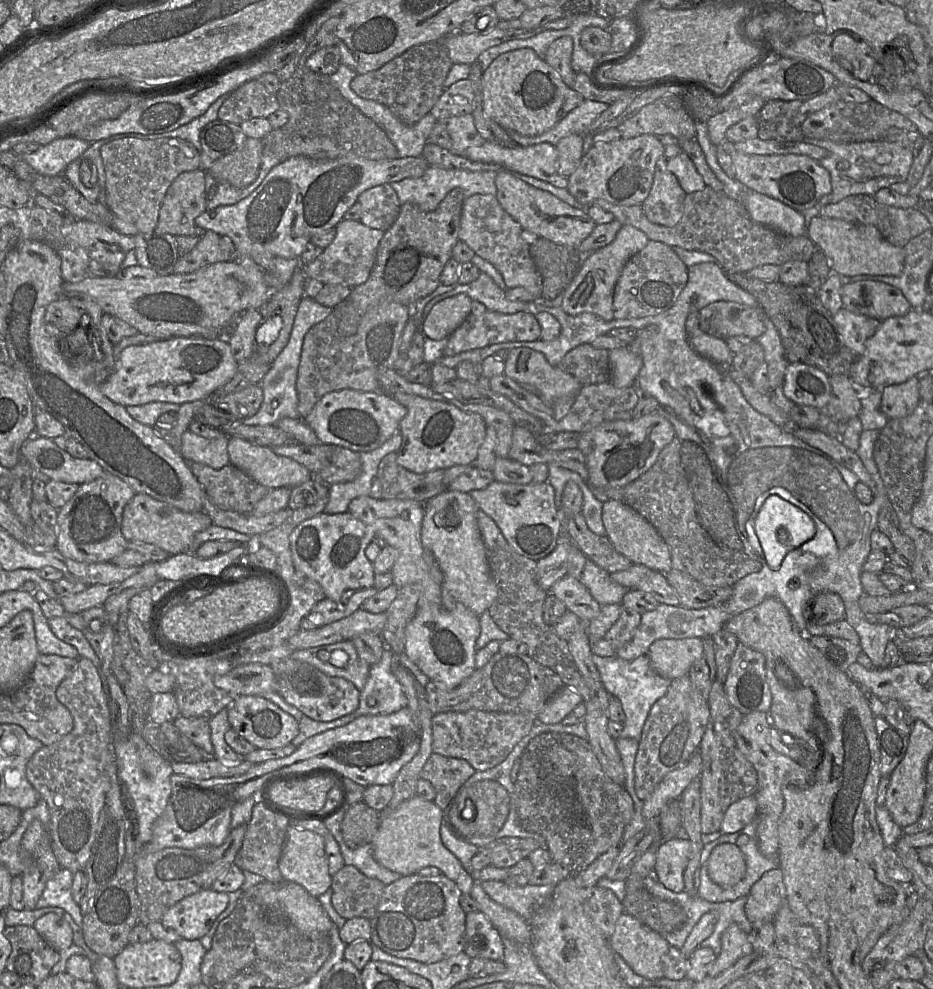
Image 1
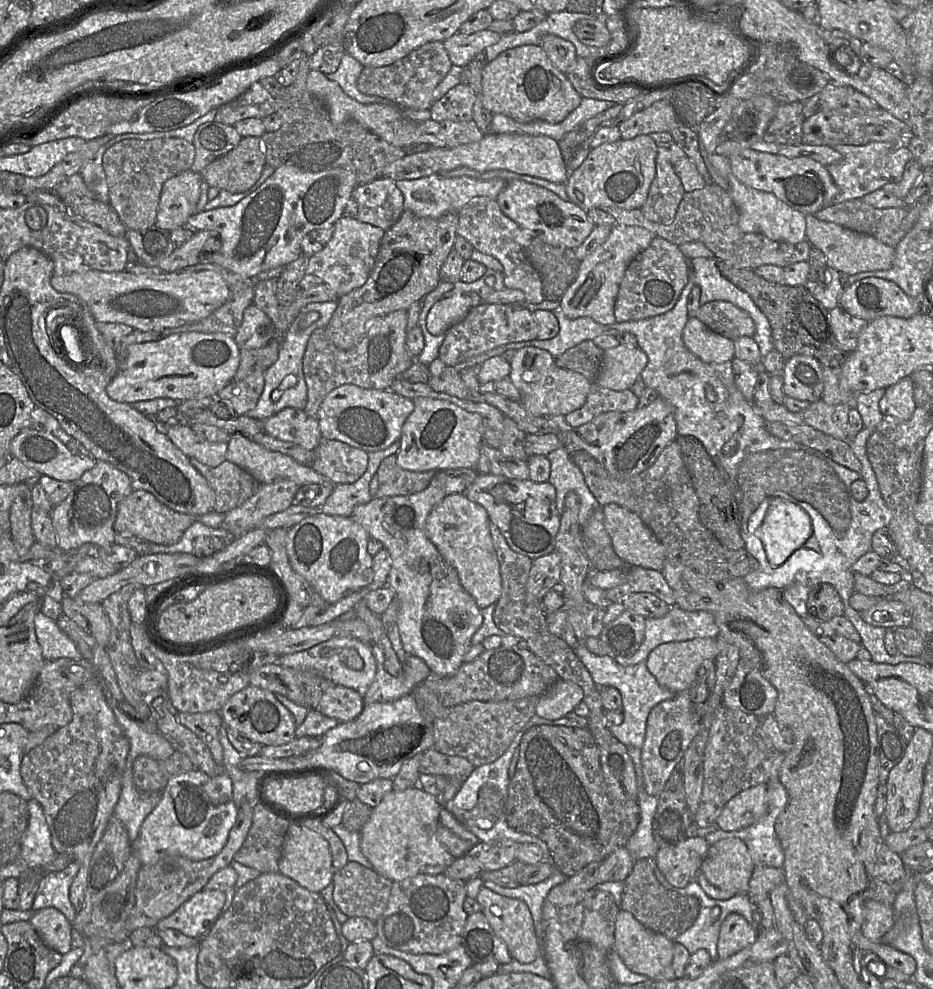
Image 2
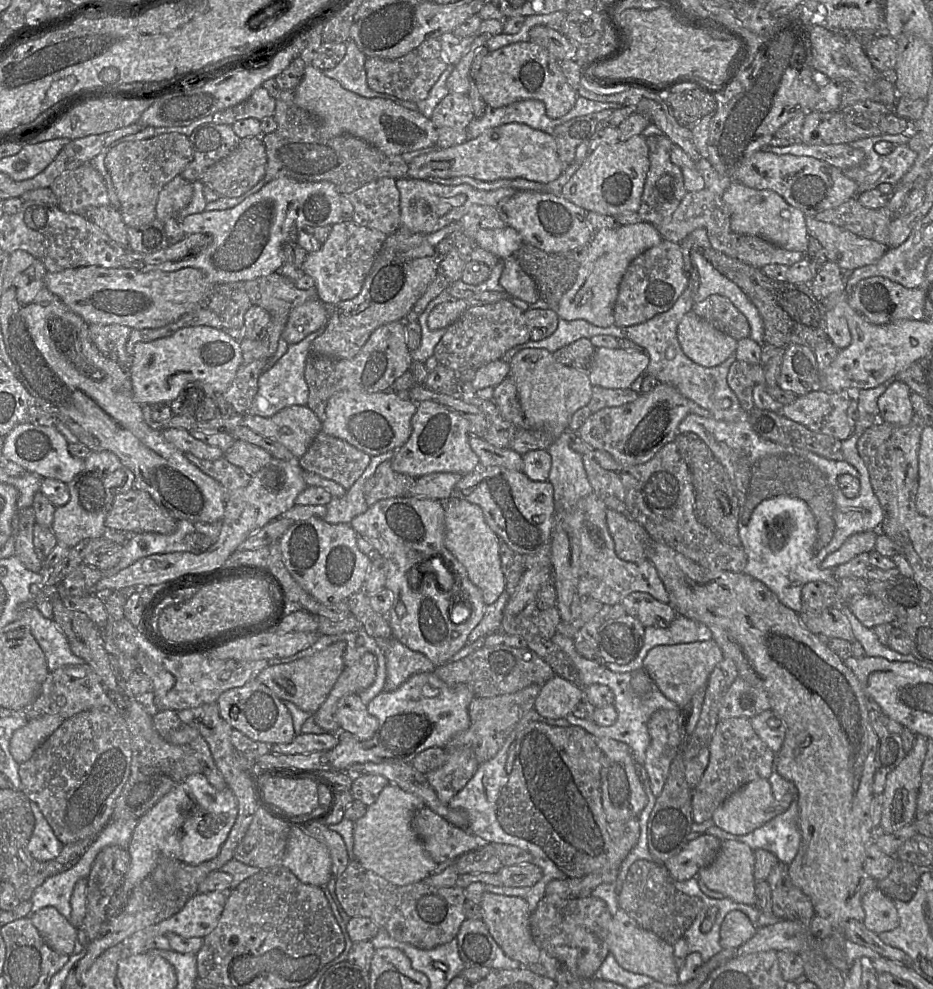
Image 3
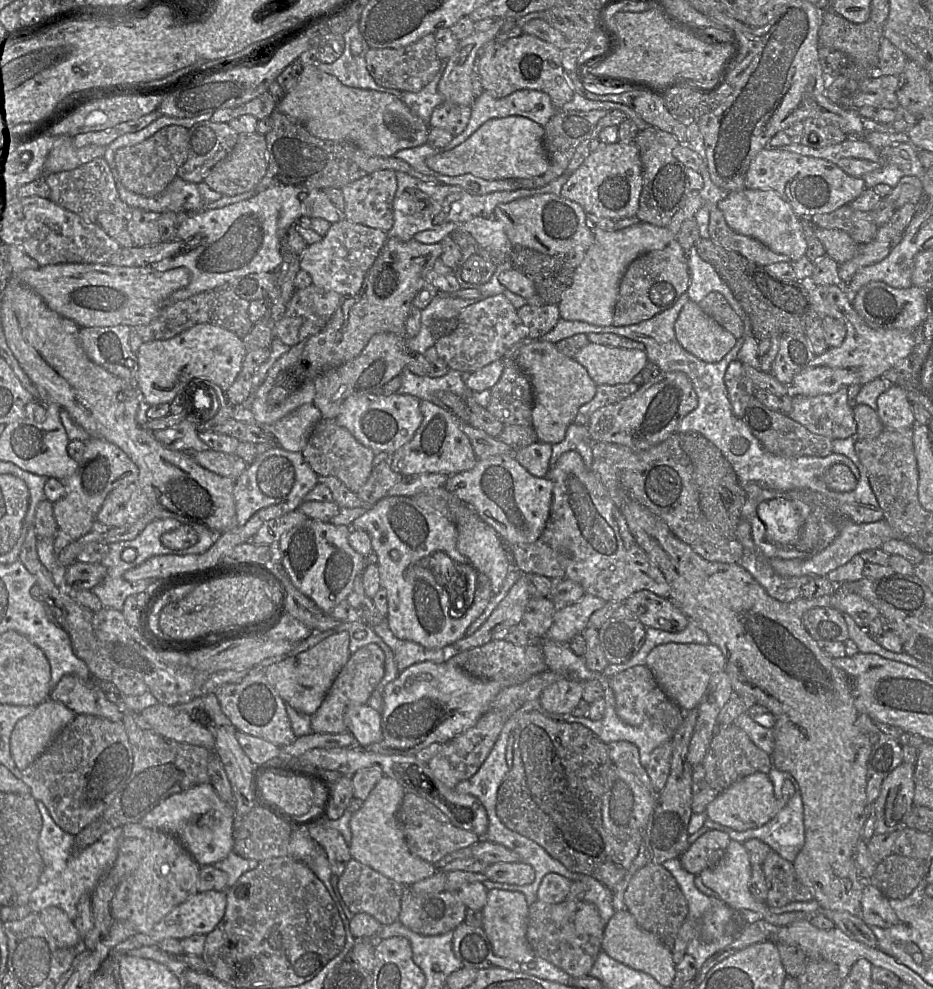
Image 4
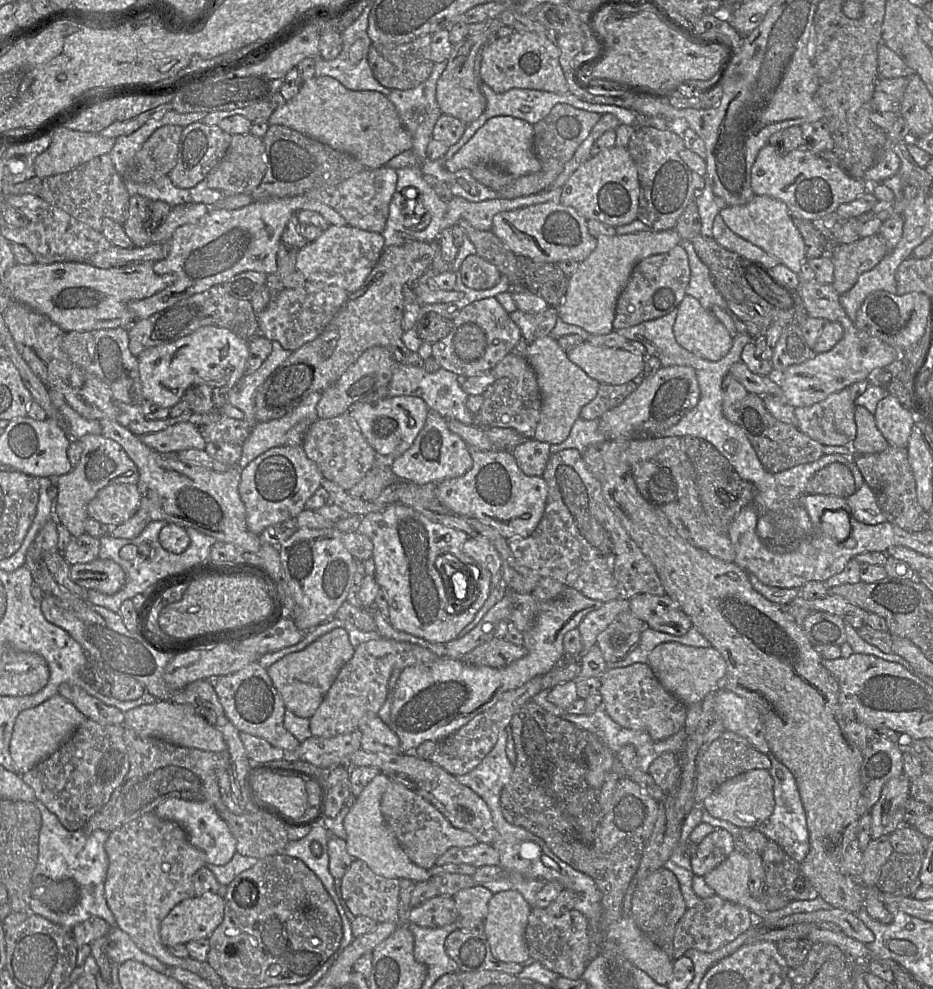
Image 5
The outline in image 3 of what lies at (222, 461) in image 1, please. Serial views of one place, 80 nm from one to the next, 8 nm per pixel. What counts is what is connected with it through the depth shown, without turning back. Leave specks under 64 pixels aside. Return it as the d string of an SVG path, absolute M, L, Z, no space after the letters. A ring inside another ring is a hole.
M169 428L162 431L164 438L184 453L190 453L200 459L217 460L225 452L196 439L191 432L183 428Z

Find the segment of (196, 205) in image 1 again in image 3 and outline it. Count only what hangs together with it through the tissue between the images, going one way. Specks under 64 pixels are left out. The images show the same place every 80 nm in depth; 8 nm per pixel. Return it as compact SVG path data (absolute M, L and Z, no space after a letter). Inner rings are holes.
M181 175L176 176L168 182L161 190L156 205L156 218L163 223L170 218L177 218L181 210L183 210L192 200L193 187L191 182L184 179Z

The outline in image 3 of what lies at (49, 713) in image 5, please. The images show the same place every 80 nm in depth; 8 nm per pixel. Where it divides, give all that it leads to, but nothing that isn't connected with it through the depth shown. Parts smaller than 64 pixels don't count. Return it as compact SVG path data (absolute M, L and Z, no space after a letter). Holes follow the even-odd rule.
M57 714L42 715L27 721L16 729L10 739L9 749L14 760L21 764L27 761L36 748L64 721Z

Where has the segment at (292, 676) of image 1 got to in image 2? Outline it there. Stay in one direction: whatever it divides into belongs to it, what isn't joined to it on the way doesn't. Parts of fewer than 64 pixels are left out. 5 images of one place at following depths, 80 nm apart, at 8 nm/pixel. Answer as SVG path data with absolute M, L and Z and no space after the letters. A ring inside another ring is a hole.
M334 684L323 692L315 710L340 722L348 722L358 717L363 708L363 698L356 690Z

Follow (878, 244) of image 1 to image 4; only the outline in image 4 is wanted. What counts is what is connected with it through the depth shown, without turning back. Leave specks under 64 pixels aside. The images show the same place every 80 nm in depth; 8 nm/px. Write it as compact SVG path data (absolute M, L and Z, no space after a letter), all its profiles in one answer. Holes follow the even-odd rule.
M815 227L814 233L823 244L826 255L839 265L858 253L859 245L843 231Z

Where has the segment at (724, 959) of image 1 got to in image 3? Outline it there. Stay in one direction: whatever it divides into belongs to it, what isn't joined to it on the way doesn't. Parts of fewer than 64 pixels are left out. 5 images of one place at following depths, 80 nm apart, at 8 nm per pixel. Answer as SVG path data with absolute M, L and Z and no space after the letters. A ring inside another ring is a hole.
M733 910L725 916L720 928L722 949L737 949L749 941L758 928L739 910Z

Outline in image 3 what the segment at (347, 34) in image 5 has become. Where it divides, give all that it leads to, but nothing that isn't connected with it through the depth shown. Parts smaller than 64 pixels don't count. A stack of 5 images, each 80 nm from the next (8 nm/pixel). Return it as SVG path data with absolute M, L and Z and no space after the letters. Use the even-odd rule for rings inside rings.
M351 39L346 41L343 59L332 69L322 70L323 74L338 81L343 88L365 98L392 98L392 95L376 92L366 81L364 64L367 56L359 50Z

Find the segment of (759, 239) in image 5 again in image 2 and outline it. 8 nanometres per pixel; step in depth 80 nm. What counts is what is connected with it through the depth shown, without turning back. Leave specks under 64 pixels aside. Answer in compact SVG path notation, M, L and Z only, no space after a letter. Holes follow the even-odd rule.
M732 173L727 177L727 193L738 209L738 226L744 233L762 234L772 241L790 244L806 240L805 214L793 209L774 194L746 186L739 182Z

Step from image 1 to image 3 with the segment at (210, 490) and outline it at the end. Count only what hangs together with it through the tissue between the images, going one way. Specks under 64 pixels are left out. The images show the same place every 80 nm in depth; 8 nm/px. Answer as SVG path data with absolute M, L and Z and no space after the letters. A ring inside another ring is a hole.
M185 453L185 455L191 463L224 487L226 502L231 493L237 489L246 487L251 481L249 474L242 468L231 464L225 457L211 461L197 458L190 453Z

